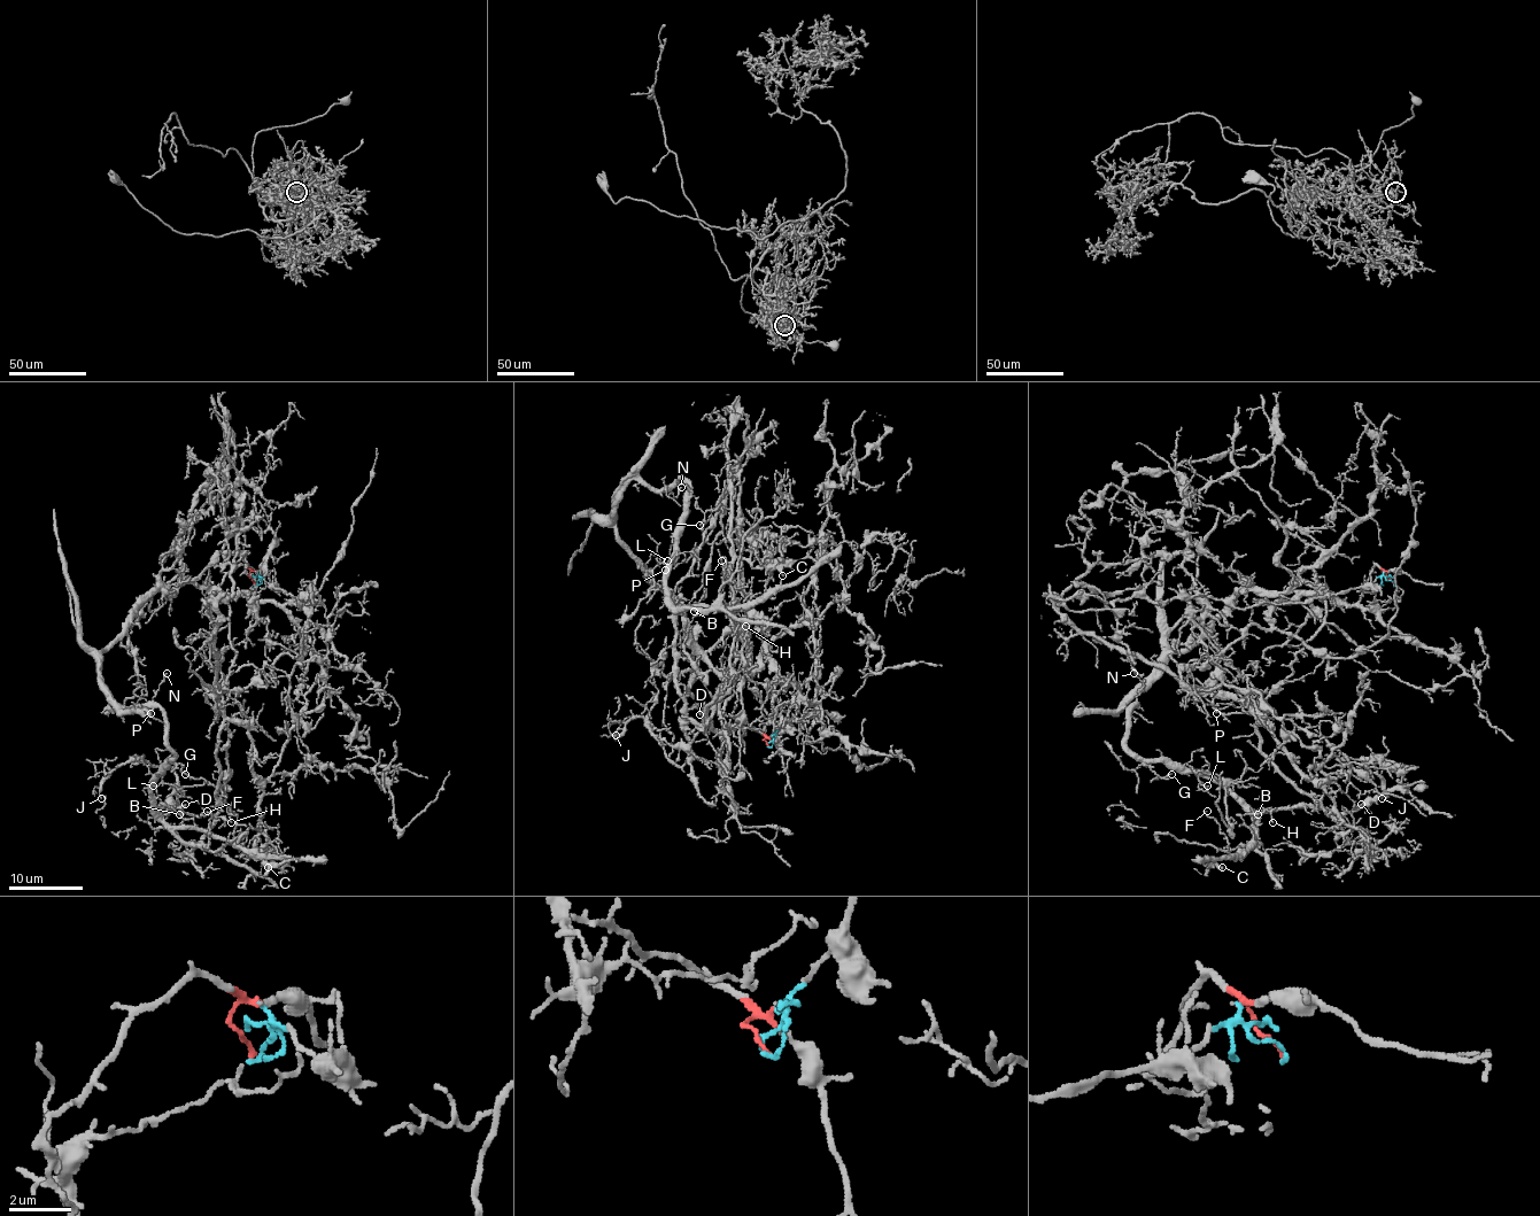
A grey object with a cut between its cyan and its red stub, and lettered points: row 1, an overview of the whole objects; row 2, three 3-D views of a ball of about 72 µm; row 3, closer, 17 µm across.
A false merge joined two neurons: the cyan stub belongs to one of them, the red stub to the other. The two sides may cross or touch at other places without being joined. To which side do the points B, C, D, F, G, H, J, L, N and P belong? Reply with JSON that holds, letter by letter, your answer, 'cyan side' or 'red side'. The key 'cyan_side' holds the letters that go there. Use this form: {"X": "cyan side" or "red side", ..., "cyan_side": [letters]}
{"B": "red side", "C": "red side", "D": "red side", "F": "red side", "G": "red side", "H": "red side", "J": "red side", "L": "red side", "N": "red side", "P": "red side", "cyan_side": []}

